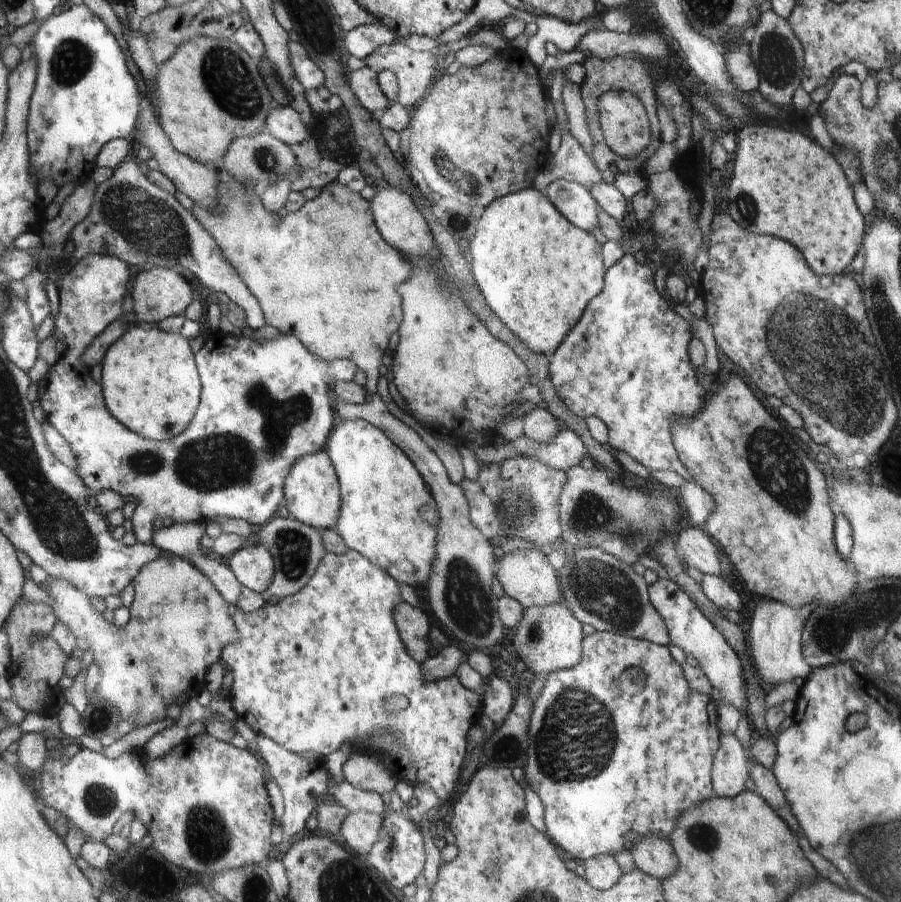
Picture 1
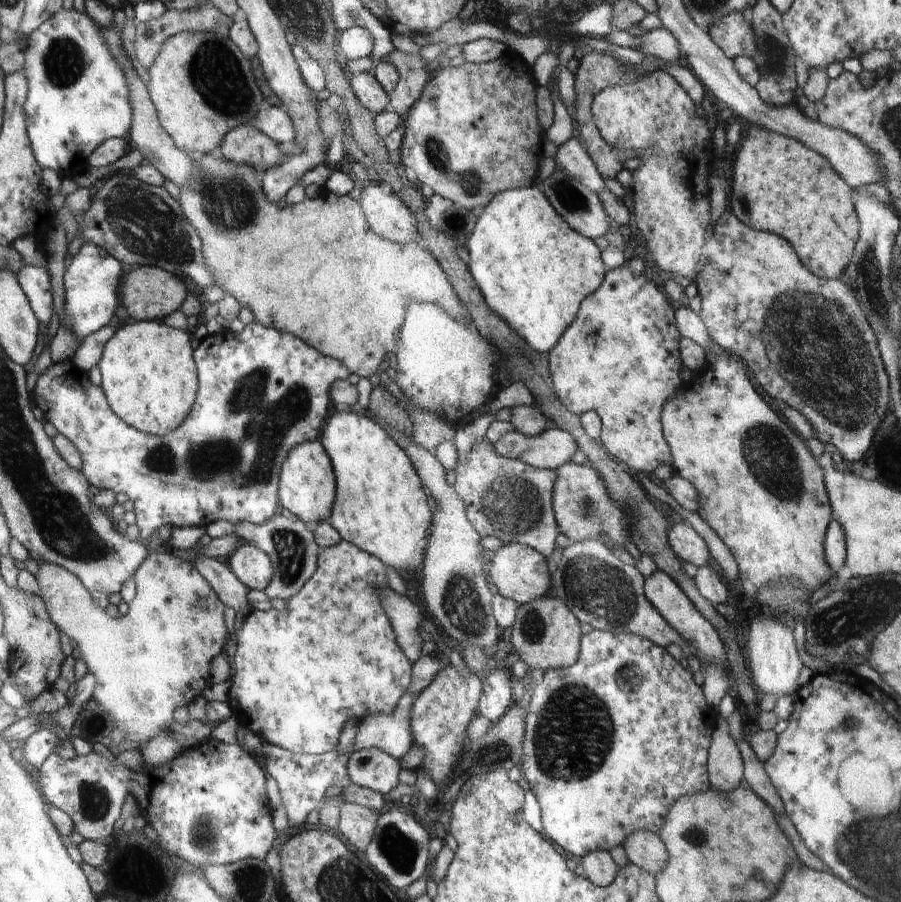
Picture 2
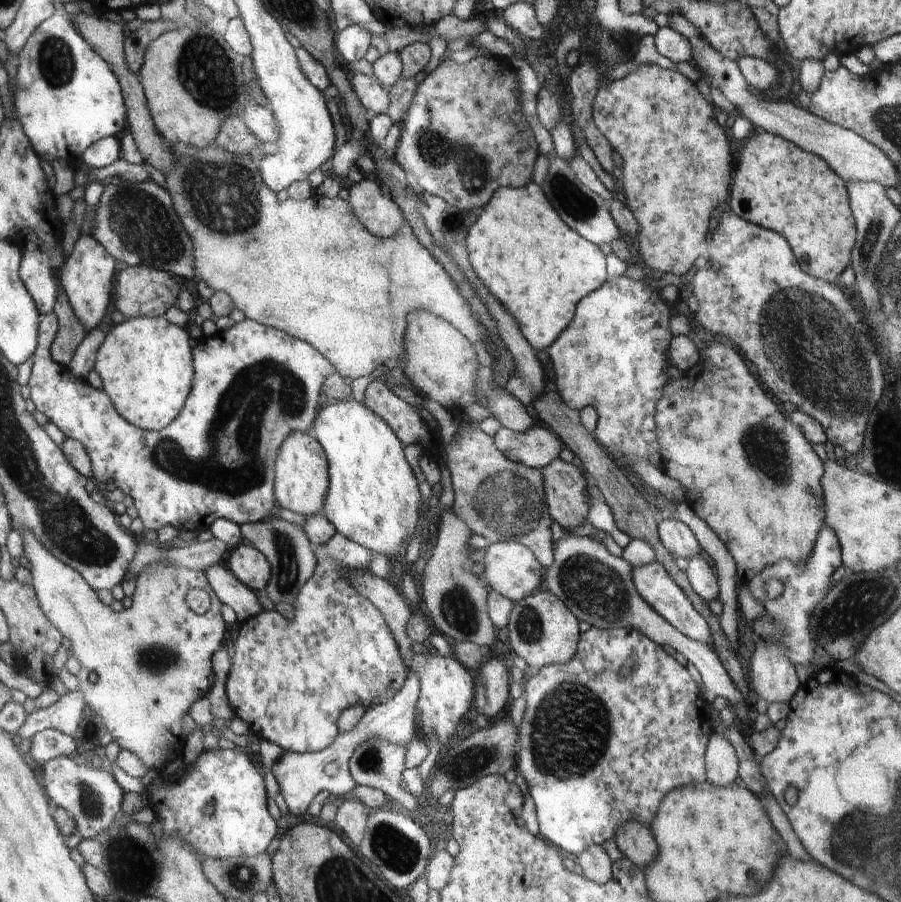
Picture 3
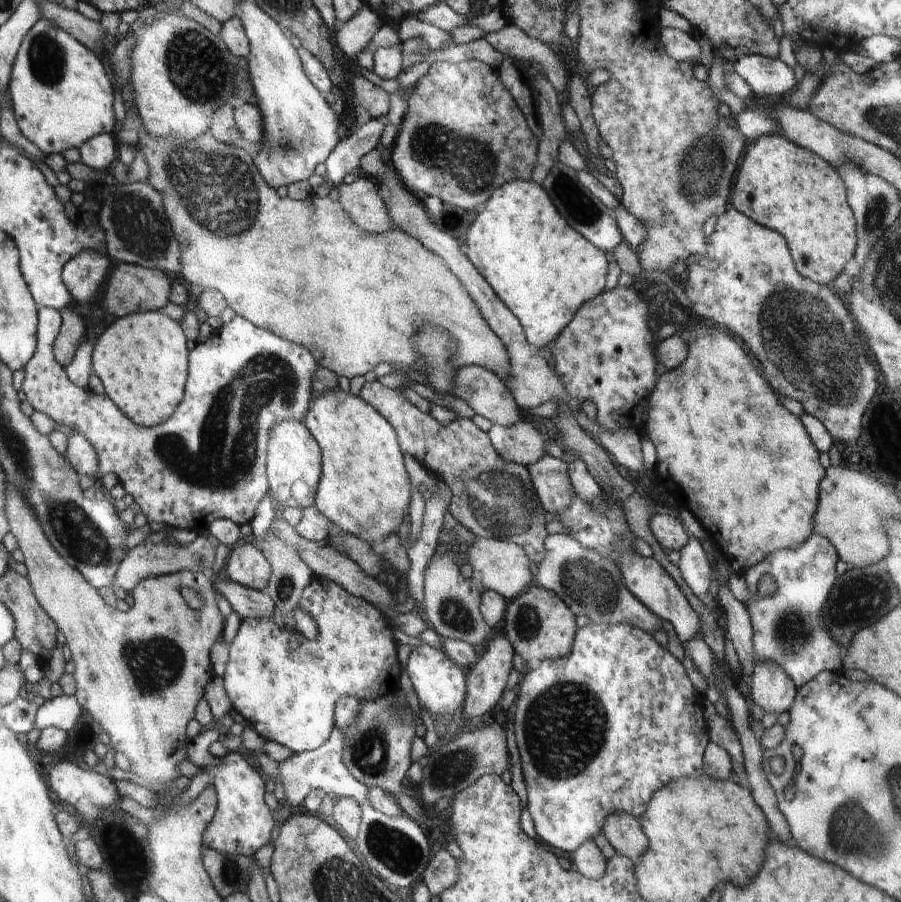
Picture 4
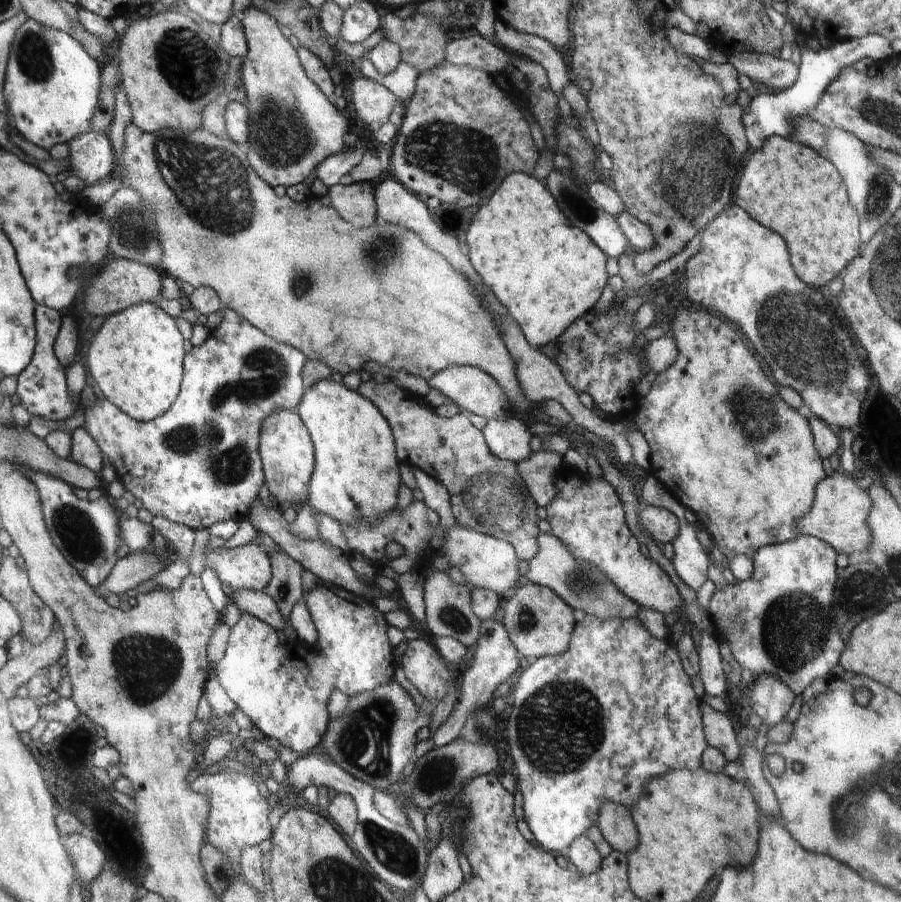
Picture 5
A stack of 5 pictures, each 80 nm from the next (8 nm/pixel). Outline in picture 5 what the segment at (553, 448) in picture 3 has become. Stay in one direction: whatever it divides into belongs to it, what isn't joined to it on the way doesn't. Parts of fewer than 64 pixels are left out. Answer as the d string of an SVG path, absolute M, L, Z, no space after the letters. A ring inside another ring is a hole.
M519 419L491 420L482 431L487 445L501 459L519 463L534 454L530 447L533 435Z

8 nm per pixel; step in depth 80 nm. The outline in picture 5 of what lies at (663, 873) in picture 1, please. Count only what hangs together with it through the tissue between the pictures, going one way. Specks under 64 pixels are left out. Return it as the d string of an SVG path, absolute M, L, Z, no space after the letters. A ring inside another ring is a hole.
M607 801L600 812L598 828L614 851L630 853L638 846L638 832L631 810Z

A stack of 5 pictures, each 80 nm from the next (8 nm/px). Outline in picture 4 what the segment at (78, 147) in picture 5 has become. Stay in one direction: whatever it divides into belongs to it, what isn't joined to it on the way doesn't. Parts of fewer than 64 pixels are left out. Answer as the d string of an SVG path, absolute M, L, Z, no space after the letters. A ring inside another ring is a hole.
M102 133L86 141L80 148L80 162L94 168L104 170L113 164L116 156L116 142L110 133Z

